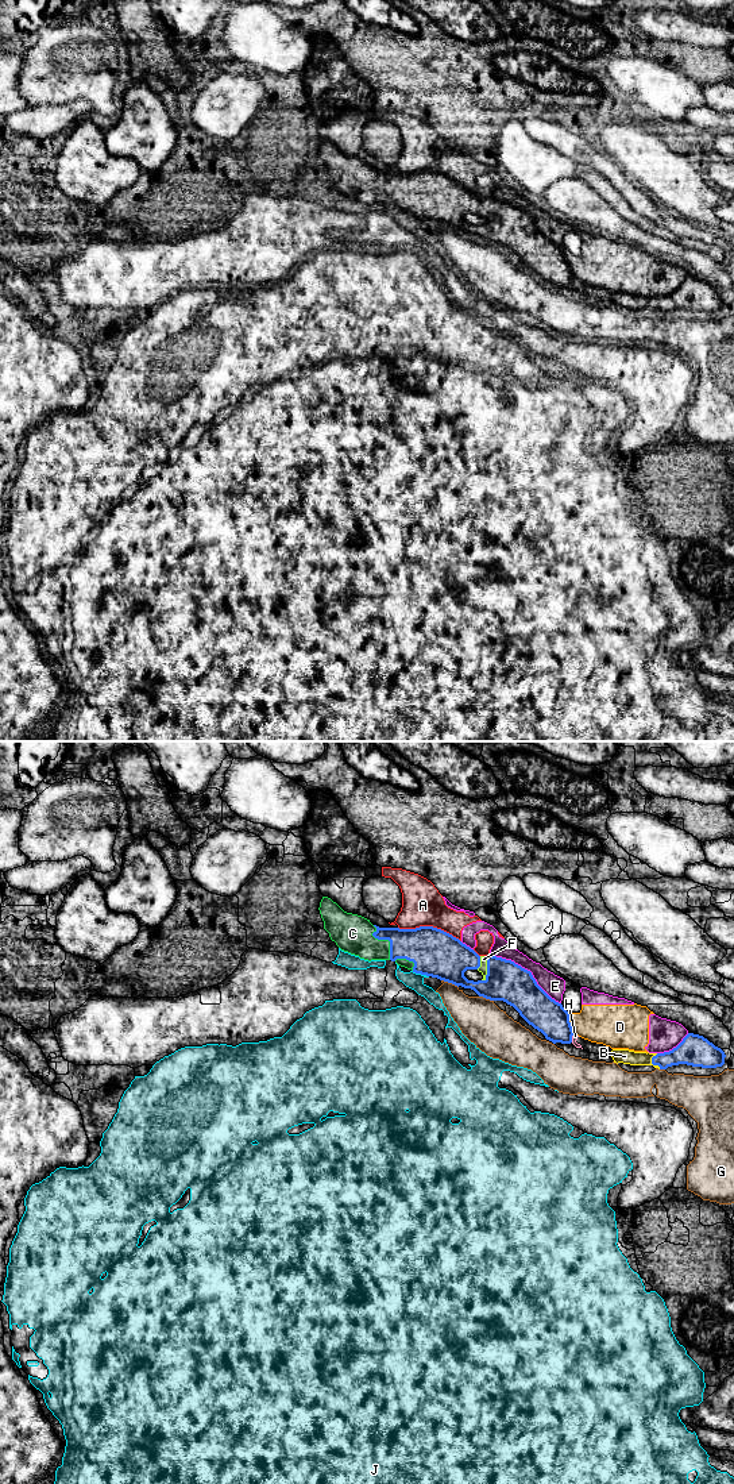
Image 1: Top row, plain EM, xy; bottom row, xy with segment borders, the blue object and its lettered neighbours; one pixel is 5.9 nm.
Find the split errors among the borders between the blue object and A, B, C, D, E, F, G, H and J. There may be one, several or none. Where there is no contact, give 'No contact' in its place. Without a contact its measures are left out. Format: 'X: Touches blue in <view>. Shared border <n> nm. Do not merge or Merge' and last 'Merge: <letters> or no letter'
A: Touches blue in xy. Shared border 380 nm. Do not merge
B: Touches blue in xy. Shared border 100 nm. Merge
C: Touches blue in xy. Shared border 240 nm. Merge
D: Touches blue in xy. Shared border 120 nm. Do not merge
E: Touches blue in xy. Shared border 500 nm. Do not merge
F: Touches blue in xy. Shared border 160 nm. Merge
G: Touches blue in xy. Shared border 120 nm. Do not merge
H: Touches blue in xy. Shared border 60 nm. Merge
J: Touches blue in xy. Shared border 110 nm. Do not merge
Merge: B, C, F, H

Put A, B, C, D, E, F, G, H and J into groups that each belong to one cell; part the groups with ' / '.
A D E / B C F H / G / J

